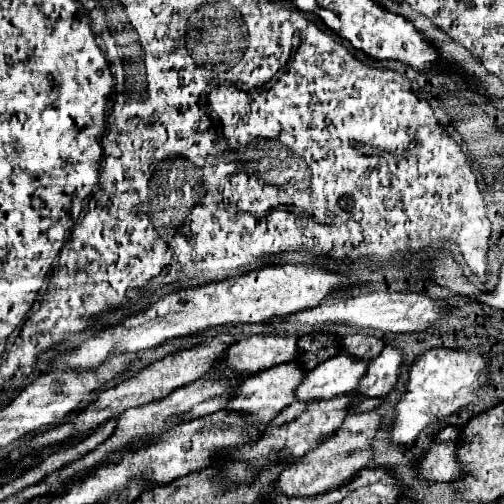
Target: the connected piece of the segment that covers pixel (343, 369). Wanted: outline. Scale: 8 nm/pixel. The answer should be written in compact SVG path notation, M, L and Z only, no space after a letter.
M339 354L319 364L315 370L307 372L295 390L295 398L301 402L311 400L331 400L341 394L349 394L359 384L363 370L369 362L357 362L357 358L347 358Z

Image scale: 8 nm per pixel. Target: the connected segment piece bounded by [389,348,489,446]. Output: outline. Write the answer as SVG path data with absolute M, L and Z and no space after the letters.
M431 348L415 358L409 368L409 380L405 386L403 398L397 402L391 420L389 442L391 444L409 444L415 436L433 420L445 418L461 410L471 402L471 386L477 384L477 378L485 372L487 360L471 350L447 350Z

